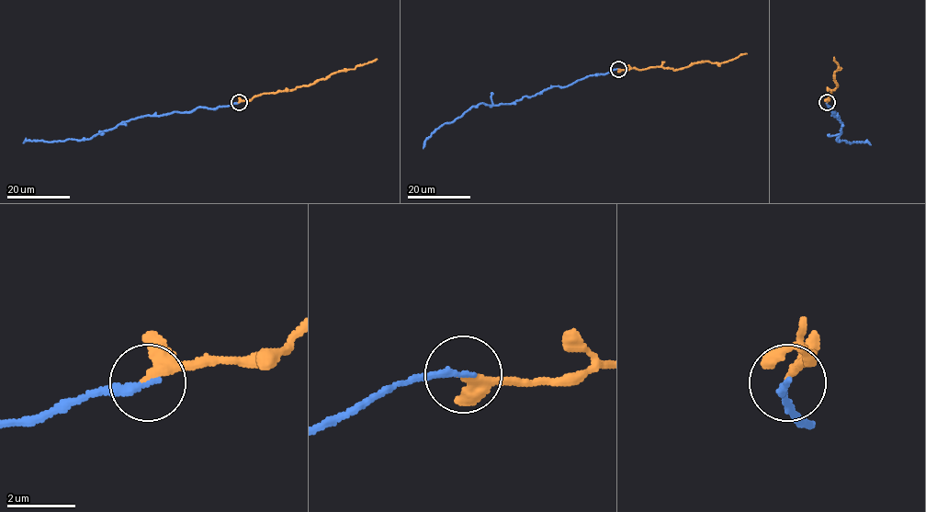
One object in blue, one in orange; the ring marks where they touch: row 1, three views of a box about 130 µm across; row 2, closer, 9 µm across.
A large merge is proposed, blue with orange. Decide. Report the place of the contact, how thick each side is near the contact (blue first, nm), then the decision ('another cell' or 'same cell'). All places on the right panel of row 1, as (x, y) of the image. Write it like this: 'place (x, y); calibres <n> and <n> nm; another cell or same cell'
place (827, 102); calibres 220 and 220 nm; same cell

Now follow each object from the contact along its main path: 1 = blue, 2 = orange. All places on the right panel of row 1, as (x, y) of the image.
1: (827, 102), (841, 123), (836, 140), (871, 144)
2: (827, 102), (831, 90), (838, 86), (833, 78), (839, 68), (834, 57)

